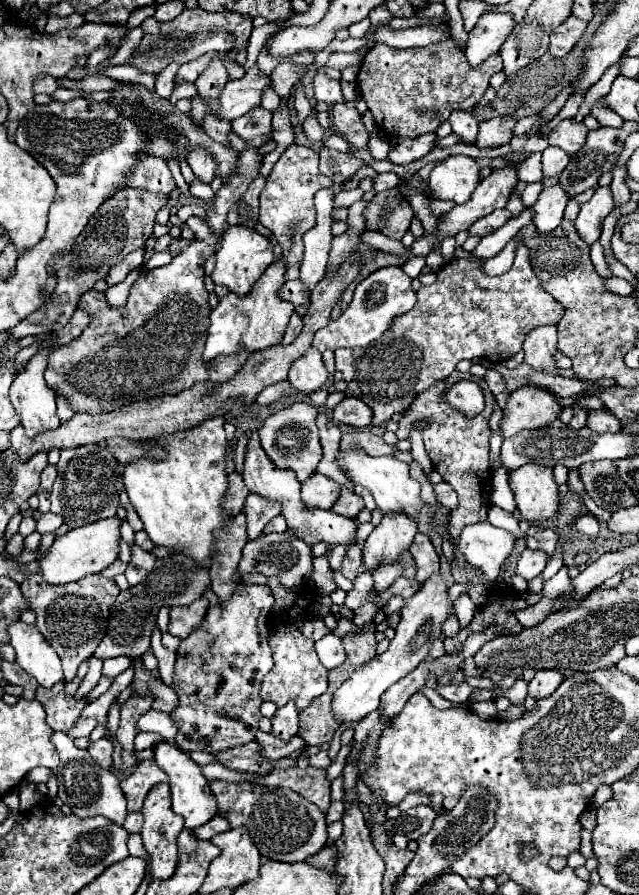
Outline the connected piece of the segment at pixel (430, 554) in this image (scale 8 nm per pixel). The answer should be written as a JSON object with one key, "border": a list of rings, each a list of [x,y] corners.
{"border":[[[418,533],[410,545],[410,553],[414,555],[416,561],[416,569],[418,569],[418,581],[426,581],[432,573],[436,573],[440,569],[440,561],[438,555],[428,539],[426,533]]]}

